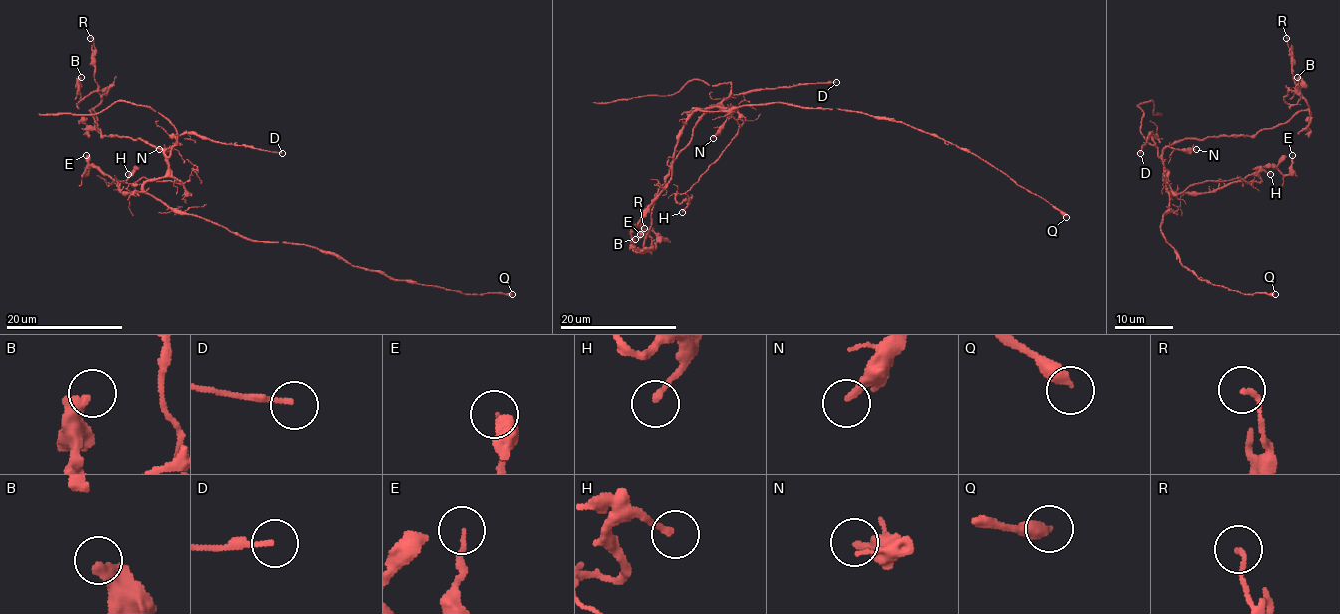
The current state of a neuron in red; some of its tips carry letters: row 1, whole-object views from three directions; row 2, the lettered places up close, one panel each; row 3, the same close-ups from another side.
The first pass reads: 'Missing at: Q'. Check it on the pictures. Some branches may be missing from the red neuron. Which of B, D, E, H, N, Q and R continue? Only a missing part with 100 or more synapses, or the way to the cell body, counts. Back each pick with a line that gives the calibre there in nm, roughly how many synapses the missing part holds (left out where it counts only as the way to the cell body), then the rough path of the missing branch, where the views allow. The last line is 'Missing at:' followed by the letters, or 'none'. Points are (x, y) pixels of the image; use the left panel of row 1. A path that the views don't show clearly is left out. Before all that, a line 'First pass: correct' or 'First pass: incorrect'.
First pass: incorrect
Missing at: none

